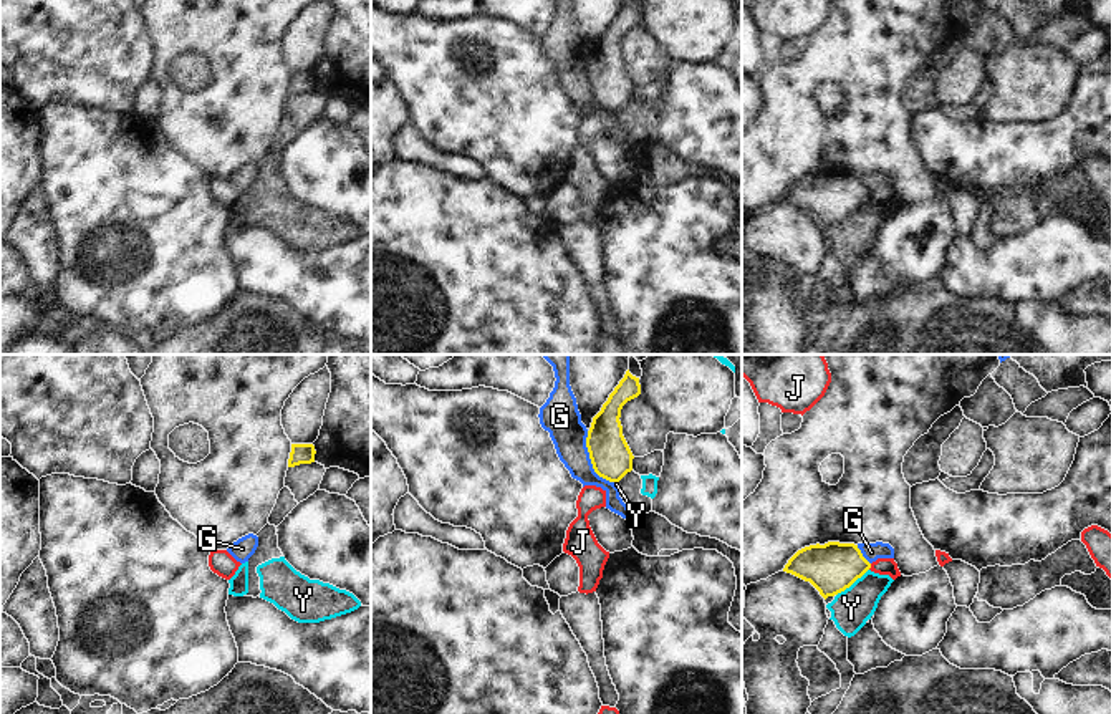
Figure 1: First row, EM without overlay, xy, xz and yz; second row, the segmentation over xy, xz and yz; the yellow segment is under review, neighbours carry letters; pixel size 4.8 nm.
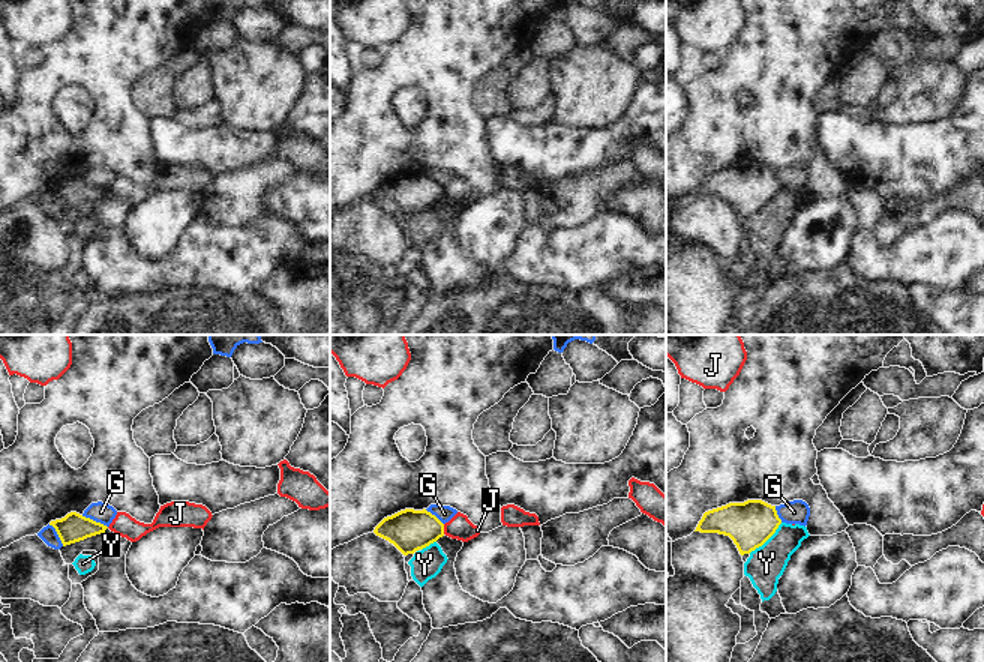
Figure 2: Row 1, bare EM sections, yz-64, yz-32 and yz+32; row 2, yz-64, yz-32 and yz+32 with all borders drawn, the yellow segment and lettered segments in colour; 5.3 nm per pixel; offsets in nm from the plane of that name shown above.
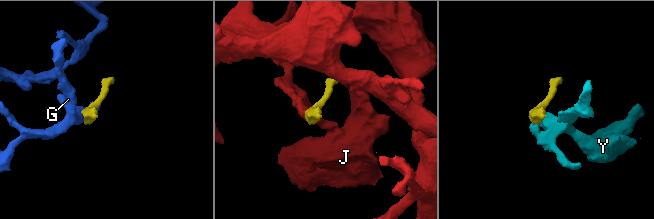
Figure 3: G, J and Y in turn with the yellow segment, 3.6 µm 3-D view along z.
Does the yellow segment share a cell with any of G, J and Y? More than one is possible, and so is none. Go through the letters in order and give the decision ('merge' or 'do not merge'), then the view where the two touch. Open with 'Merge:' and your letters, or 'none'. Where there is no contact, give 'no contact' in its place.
Merge: none
G: do not merge | xz
J: do not merge | yz
Y: do not merge | yz

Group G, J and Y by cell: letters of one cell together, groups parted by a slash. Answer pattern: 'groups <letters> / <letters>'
groups G / J / Y

